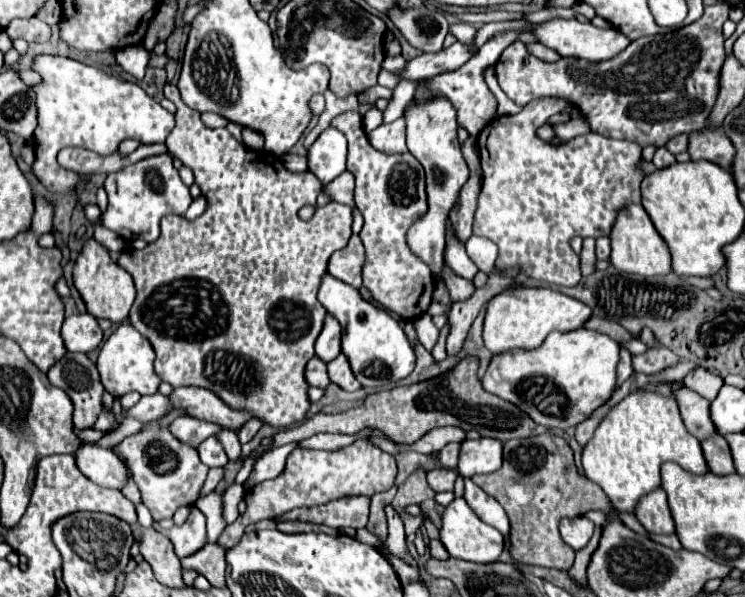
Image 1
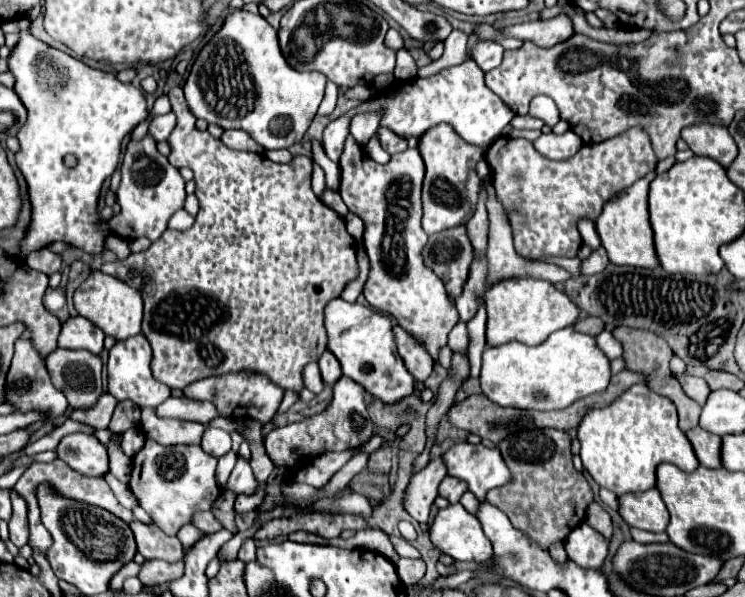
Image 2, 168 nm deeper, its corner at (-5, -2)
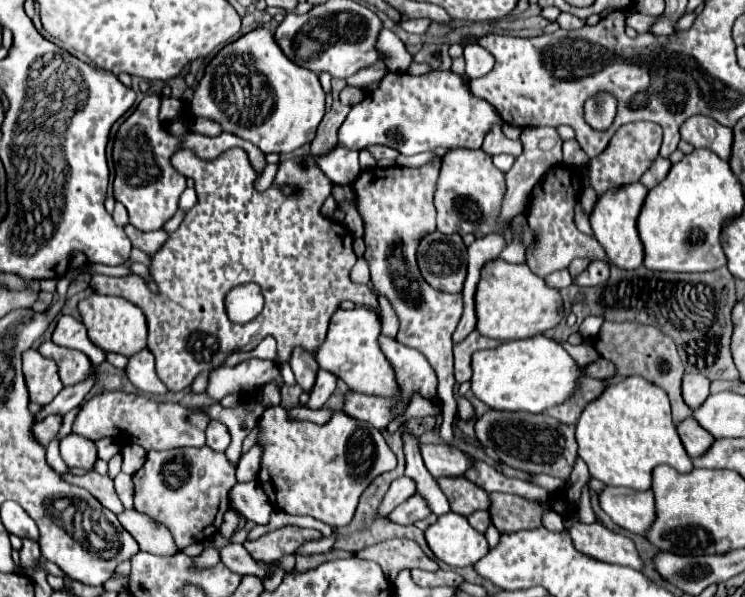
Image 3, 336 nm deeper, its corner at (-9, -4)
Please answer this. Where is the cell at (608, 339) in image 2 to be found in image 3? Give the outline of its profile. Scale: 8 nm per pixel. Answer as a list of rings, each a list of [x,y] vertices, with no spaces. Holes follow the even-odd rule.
[[[563,342],[563,346],[575,358],[575,362],[581,364],[581,366],[587,366],[587,364],[591,364],[591,362],[595,362],[595,360],[601,358],[601,354],[597,352],[597,348],[595,348],[593,342],[583,342],[579,346],[571,346],[569,342]]]

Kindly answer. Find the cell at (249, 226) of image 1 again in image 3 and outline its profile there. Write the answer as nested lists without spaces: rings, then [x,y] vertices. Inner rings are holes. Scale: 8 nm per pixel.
[[[229,148],[215,160],[201,160],[193,150],[179,150],[173,154],[171,164],[175,166],[175,170],[195,180],[197,204],[187,212],[185,220],[169,236],[169,240],[151,256],[149,274],[159,292],[151,292],[145,278],[141,278],[139,274],[127,274],[123,278],[95,274],[91,278],[91,286],[95,292],[121,296],[143,310],[149,326],[147,346],[155,356],[157,376],[171,392],[185,390],[201,372],[211,372],[217,366],[223,366],[227,356],[235,350],[252,351],[269,334],[277,340],[277,364],[289,362],[295,348],[317,354],[317,350],[325,342],[329,318],[347,298],[355,304],[371,306],[379,312],[377,296],[371,292],[371,288],[367,288],[367,284],[355,284],[349,276],[351,268],[357,262],[351,234],[347,232],[345,224],[325,218],[319,212],[325,198],[331,194],[333,184],[321,172],[311,154],[295,156],[281,162],[273,184],[265,192],[259,192],[255,188],[259,172],[249,162],[247,152],[243,152],[241,148]],[[283,186],[293,186],[295,194],[287,196],[283,192]],[[245,282],[255,282],[261,286],[265,308],[251,322],[235,324],[227,316],[225,296],[231,288]]]

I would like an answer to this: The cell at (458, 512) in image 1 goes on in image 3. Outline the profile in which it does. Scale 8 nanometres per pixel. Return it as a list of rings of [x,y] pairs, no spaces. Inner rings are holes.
[[[447,512],[425,530],[425,538],[433,554],[449,566],[473,566],[487,552],[485,534],[475,530],[465,516]]]

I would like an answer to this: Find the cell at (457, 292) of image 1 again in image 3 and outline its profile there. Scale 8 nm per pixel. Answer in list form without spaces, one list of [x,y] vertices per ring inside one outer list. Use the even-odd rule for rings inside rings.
[[[433,232],[425,236],[417,250],[423,278],[437,290],[461,292],[467,274],[467,246],[461,236]]]

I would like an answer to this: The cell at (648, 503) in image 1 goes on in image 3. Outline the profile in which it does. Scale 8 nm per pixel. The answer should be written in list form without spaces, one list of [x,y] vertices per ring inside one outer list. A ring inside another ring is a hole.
[[[607,486],[599,494],[601,508],[611,516],[611,520],[639,536],[645,536],[655,522],[655,496],[651,490],[635,492],[631,488]]]

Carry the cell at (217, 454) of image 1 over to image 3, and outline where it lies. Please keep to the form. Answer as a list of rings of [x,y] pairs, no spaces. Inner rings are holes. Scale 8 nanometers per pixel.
[[[209,422],[207,426],[207,446],[217,452],[225,452],[231,444],[231,434],[221,422]]]

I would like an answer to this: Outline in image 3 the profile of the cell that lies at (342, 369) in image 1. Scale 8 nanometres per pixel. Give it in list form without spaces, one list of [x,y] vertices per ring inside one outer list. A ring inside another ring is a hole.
[[[275,406],[263,412],[259,428],[261,428],[259,442],[265,446],[265,450],[263,450],[263,460],[261,460],[261,470],[257,480],[263,486],[269,500],[273,502],[273,506],[289,514],[313,516],[337,528],[347,526],[355,514],[359,496],[369,486],[369,482],[379,474],[395,468],[395,454],[385,444],[385,438],[381,436],[381,432],[369,422],[359,422],[357,418],[351,418],[343,410],[335,410],[329,422],[319,426],[307,420],[297,420],[297,422],[289,420],[285,414],[285,408]]]

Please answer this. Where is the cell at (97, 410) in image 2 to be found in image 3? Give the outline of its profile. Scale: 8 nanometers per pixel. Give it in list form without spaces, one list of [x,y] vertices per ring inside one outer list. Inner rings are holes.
[[[103,392],[81,406],[73,422],[73,432],[91,440],[111,436],[121,444],[131,442],[143,446],[145,450],[171,450],[183,446],[203,446],[207,424],[209,422],[203,414],[191,414],[185,406],[175,402],[125,392]]]

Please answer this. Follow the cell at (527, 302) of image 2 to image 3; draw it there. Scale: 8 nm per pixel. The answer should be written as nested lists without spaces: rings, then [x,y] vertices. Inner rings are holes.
[[[501,258],[483,268],[483,278],[479,280],[479,290],[475,292],[475,308],[477,330],[499,342],[545,334],[565,318],[563,298],[557,288],[547,286],[545,278],[533,274],[527,264],[509,264]]]

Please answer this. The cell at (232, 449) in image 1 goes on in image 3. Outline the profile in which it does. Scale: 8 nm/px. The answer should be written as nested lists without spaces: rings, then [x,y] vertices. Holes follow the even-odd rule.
[[[257,480],[251,482],[237,482],[229,492],[231,506],[241,512],[247,520],[255,524],[267,524],[269,514],[273,512],[273,504],[269,502],[267,494],[259,486]]]

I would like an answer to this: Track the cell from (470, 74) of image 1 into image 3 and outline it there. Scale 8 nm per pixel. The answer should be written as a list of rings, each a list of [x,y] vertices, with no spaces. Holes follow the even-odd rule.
[[[431,70],[423,76],[391,72],[381,80],[377,90],[369,92],[363,102],[351,108],[339,128],[339,142],[349,150],[383,144],[409,156],[437,146],[481,148],[493,126],[503,126],[499,112],[469,90],[467,78],[451,70]]]

